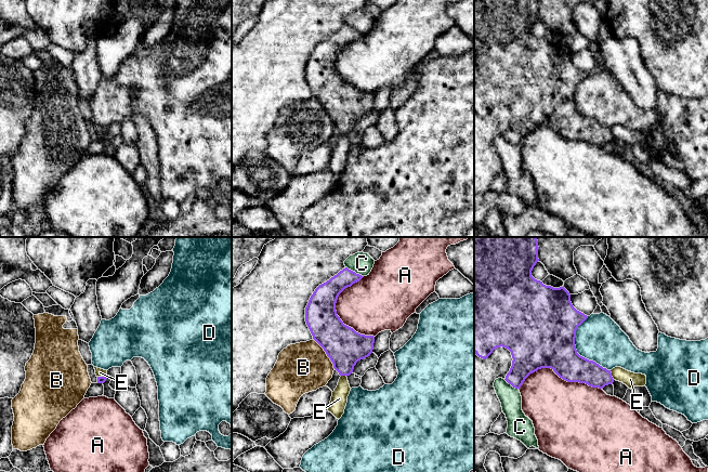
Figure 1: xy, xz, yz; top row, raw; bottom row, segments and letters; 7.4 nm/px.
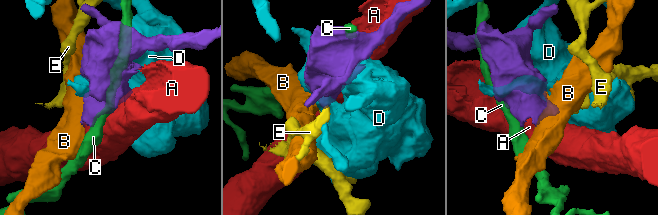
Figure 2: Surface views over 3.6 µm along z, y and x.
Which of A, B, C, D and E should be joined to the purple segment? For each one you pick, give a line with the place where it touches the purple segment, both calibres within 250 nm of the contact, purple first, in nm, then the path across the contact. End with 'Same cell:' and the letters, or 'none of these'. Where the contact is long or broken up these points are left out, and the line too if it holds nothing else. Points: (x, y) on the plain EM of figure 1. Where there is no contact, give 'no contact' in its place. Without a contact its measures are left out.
Same cell: none of these

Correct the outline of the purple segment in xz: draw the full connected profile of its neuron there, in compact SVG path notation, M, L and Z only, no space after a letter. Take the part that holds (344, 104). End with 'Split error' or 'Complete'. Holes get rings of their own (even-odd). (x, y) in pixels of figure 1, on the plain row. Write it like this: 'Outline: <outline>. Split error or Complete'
Outline: M348 25L340 28L326 40L319 42L311 53L305 65L305 79L313 96L324 106L340 133L350 133L360 117L368 115L373 107L375 94L356 90L343 81L337 73L336 61L339 52L348 44L359 39L364 34Z. Complete

